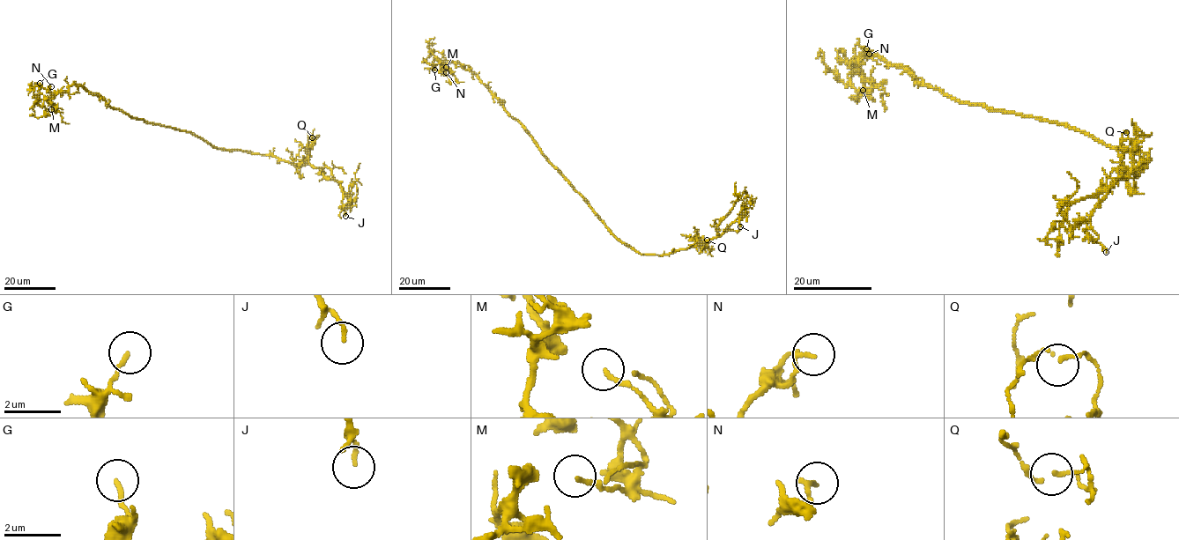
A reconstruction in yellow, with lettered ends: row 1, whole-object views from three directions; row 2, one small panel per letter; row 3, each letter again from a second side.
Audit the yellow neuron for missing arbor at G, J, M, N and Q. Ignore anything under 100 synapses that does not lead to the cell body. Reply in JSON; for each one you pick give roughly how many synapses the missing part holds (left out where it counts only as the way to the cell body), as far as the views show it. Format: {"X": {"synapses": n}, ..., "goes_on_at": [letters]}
{"goes_on_at": []}

